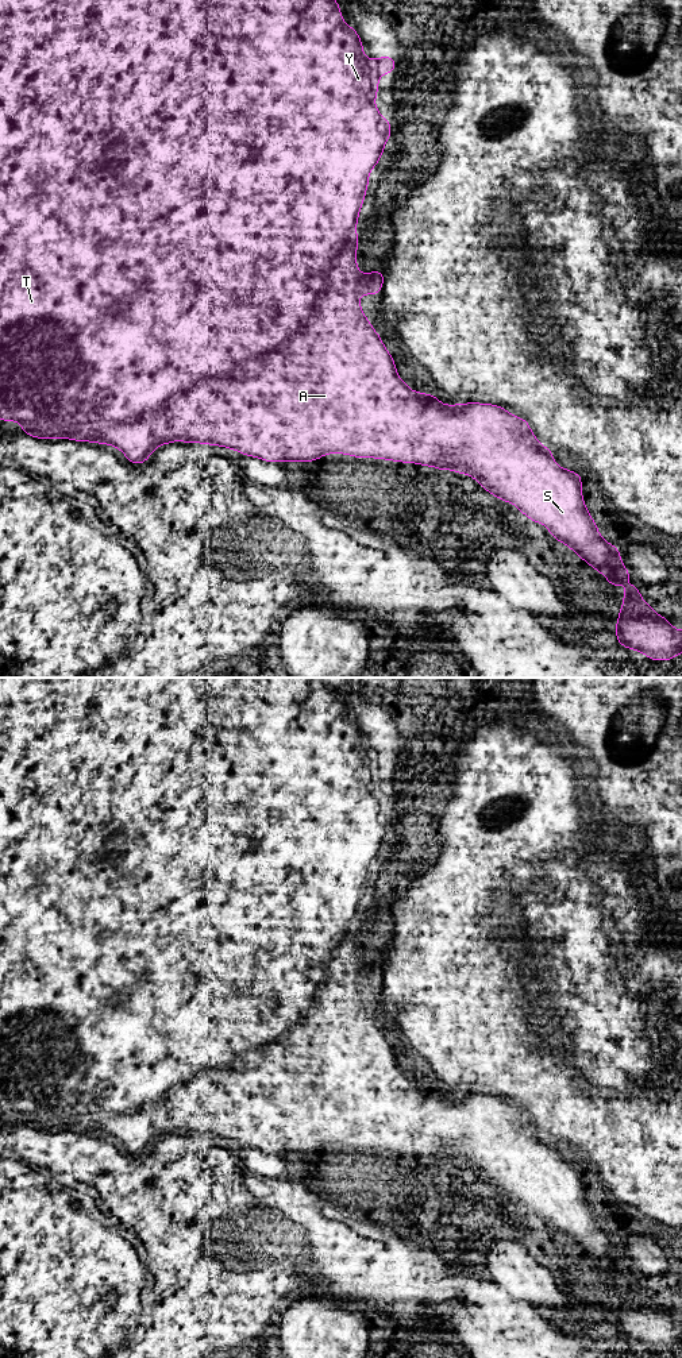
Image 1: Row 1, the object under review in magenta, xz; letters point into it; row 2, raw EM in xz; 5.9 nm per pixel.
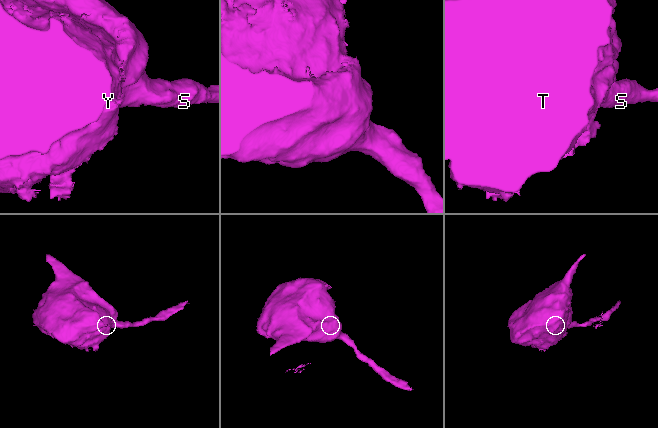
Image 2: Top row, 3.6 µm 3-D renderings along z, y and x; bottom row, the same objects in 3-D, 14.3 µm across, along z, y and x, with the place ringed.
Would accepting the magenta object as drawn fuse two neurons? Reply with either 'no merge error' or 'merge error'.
no merge error

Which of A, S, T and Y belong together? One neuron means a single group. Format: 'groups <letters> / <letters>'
groups A S T Y

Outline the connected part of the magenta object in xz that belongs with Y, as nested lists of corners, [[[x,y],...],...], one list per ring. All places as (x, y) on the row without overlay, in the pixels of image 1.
[[[0,678],[0,1111],[22,1115],[22,1123],[36,1130],[72,1130],[111,1135],[119,1139],[132,1156],[145,1154],[161,1137],[181,1131],[204,1134],[239,1142],[265,1153],[311,1153],[324,1145],[347,1145],[352,1149],[375,1149],[394,1153],[435,1157],[435,1161],[454,1161],[478,1172],[486,1183],[505,1193],[513,1193],[528,1210],[548,1216],[548,1224],[577,1243],[583,1253],[606,1268],[612,1278],[632,1270],[621,1254],[619,1239],[606,1234],[585,1199],[579,1178],[583,1166],[560,1160],[552,1142],[542,1137],[529,1115],[506,1100],[492,1095],[442,1096],[436,1087],[411,1081],[397,1066],[392,1046],[379,1026],[365,1008],[359,985],[379,985],[384,961],[363,967],[357,960],[357,911],[369,876],[369,864],[379,853],[386,830],[392,827],[392,813],[384,811],[375,799],[378,771],[382,764],[394,764],[397,753],[390,748],[366,751],[358,724],[342,713],[339,694],[320,678]]]

